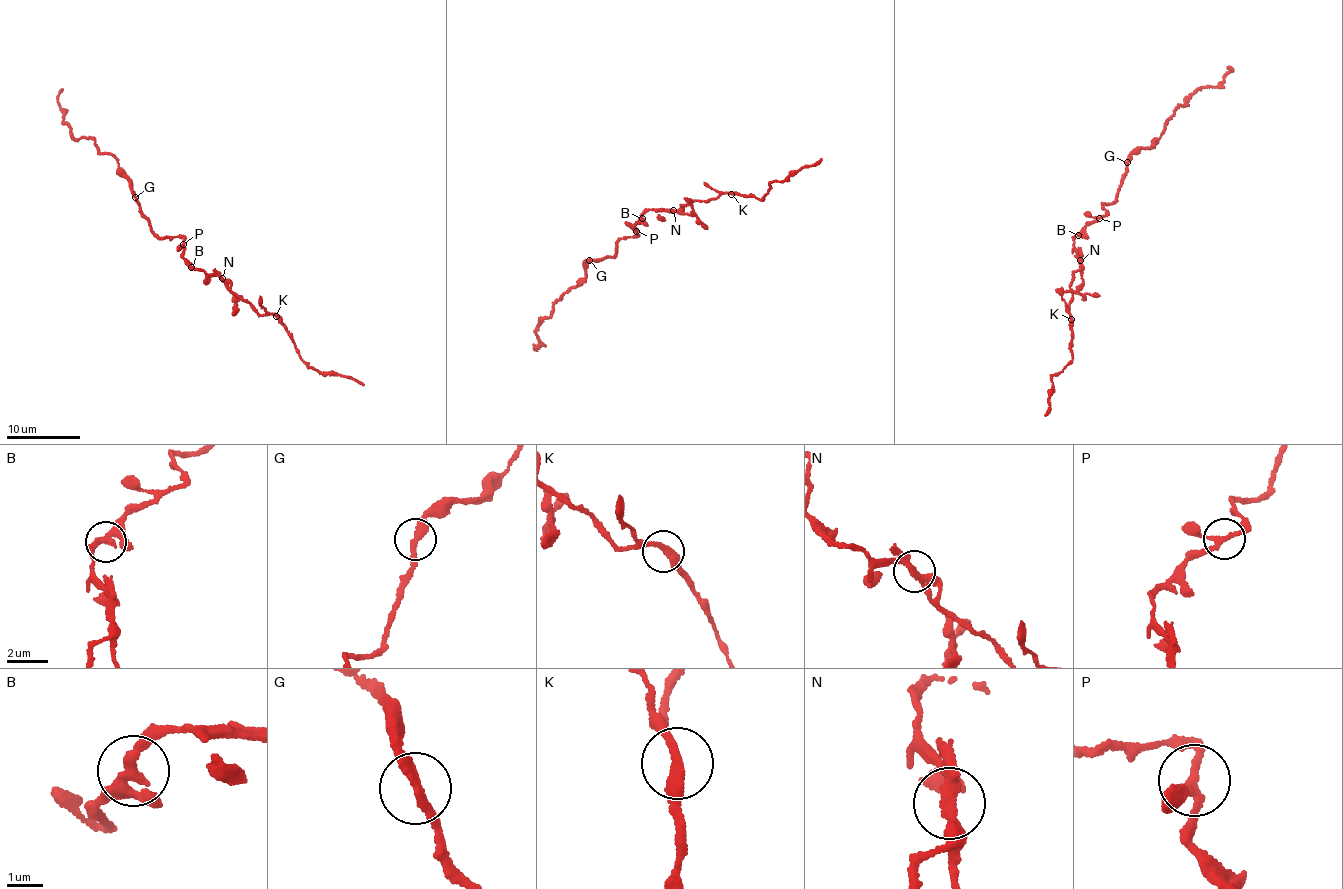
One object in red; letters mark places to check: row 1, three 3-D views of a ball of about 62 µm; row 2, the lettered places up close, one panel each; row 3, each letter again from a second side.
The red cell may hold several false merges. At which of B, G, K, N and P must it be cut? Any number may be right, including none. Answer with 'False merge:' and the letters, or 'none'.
False merge: G, N

